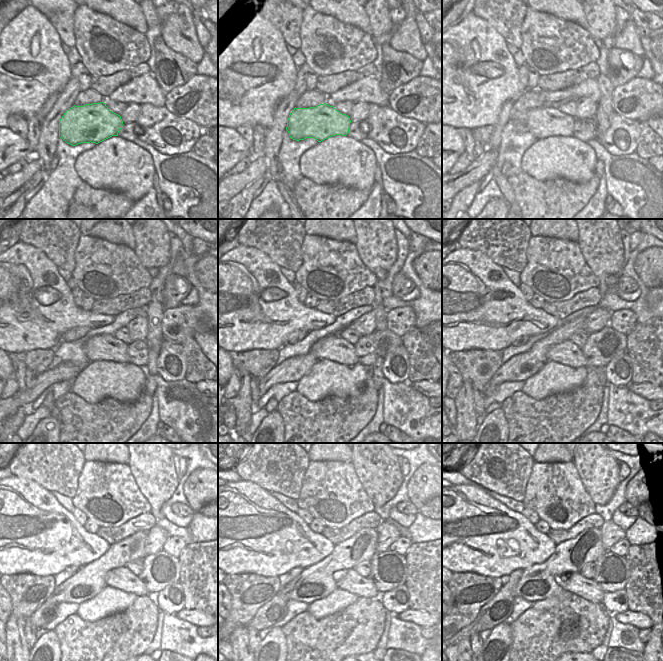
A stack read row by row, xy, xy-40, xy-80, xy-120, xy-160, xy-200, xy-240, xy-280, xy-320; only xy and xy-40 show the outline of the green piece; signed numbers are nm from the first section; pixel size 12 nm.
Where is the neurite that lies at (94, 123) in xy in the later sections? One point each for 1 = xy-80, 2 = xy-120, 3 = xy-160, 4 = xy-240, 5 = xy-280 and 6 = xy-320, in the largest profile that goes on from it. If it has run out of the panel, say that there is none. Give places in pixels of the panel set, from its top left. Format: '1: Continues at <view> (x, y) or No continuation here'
1: Continues at xy-80 (543, 122)
2: Continues at xy-120 (100, 347)
3: Continues at xy-160 (332, 347)
4: Continues at xy-240 (122, 578)
5: Continues at xy-280 (349, 580)
6: Continues at xy-320 (575, 582).

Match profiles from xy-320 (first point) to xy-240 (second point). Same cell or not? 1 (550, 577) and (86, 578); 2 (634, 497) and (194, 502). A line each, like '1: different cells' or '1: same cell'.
1: same cell
2: same cell

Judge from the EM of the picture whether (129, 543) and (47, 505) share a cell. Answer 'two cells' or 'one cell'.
two cells

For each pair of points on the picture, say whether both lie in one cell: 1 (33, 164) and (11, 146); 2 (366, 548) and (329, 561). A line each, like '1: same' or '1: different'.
1: different
2: same

